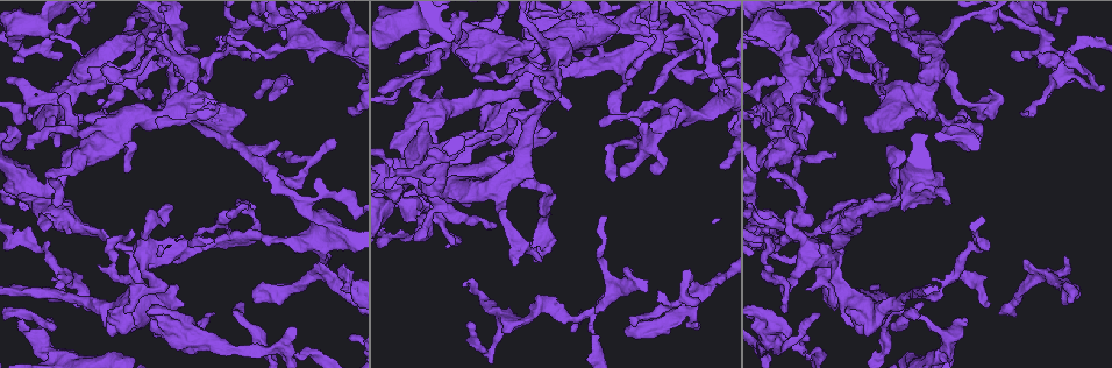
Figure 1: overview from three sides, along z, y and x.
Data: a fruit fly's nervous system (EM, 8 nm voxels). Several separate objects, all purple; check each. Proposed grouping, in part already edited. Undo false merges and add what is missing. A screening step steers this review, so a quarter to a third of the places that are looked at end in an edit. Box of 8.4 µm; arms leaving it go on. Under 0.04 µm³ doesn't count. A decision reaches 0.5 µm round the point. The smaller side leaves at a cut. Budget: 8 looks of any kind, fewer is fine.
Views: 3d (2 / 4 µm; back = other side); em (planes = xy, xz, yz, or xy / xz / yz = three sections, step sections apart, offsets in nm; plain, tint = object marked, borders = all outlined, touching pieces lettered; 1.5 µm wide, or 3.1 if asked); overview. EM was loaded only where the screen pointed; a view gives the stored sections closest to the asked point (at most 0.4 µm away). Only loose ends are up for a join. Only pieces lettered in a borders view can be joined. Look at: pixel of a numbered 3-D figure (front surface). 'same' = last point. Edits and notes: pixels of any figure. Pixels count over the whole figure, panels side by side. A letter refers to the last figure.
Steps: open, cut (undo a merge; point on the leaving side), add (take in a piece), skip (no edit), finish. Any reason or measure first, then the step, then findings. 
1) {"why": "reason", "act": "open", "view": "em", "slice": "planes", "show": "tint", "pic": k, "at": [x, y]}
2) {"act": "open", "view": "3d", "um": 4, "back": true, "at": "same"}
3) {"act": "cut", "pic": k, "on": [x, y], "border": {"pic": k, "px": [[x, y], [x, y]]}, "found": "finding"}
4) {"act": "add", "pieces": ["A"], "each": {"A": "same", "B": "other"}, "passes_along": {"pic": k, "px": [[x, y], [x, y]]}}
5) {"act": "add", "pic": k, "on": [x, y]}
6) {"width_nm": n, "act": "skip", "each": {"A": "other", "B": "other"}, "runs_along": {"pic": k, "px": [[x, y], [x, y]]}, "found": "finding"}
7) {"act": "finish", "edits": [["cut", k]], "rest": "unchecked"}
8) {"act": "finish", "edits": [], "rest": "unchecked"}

{"why": "branch stops here", "act": "open", "view": "em", "slice": "xy", "step": 8, "show": "tint", "pic": 1, "at": [52, 320]}

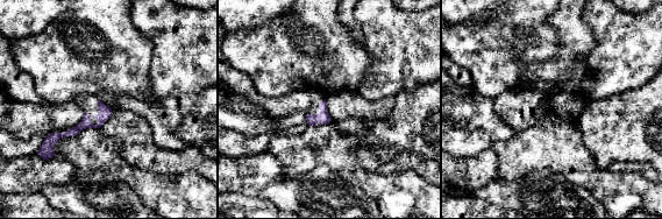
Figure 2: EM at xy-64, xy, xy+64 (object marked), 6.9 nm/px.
{"why": "another direction", "act": "open", "view": "em", "slice": "planes", "show": "borders", "at": "same"}

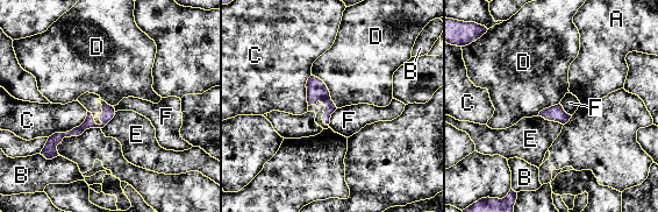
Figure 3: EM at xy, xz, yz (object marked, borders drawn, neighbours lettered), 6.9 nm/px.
{"act": "skip", "each": {"A": "other", "B": "other", "C": "other", "D": "other", "E": "other", "F": "other"}, "found": "no lettered piece goes on from it"}

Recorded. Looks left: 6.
{"why": "calibre changes", "act": "open", "view": "em", "slice": "planes", "show": "tint", "pic": 1, "at": [79, 159]}

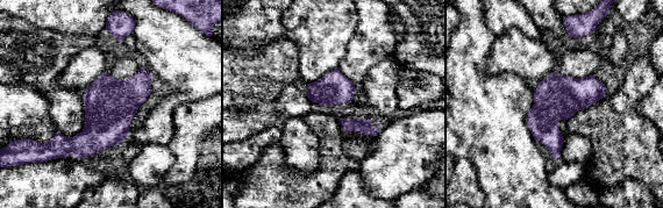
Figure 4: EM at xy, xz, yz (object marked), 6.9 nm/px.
{"why": "what lies round it", "act": "open", "view": "em", "slice": "planes", "show": "borders", "at": "same"}

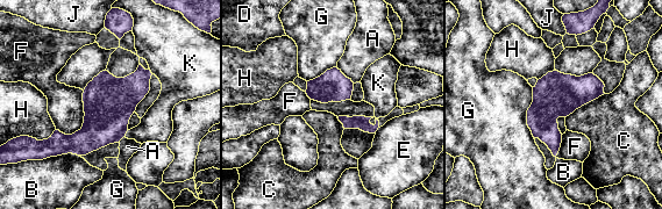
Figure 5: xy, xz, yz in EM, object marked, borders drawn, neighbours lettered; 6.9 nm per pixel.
{"width_nm": 60, "longest_contact_nm": ["G", 360], "act": "skip", "each": {"A": "other", "B": "other", "C": "other", "D": "other", "E": "other", "F": "other", "G": "other", "H": "other", "J": "other", "K": "other"}, "found": "one neuron here"}

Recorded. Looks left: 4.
{"why": "branch stops here", "act": "open", "view": "3d", "um": 4, "pic": 1, "at": [695, 325]}

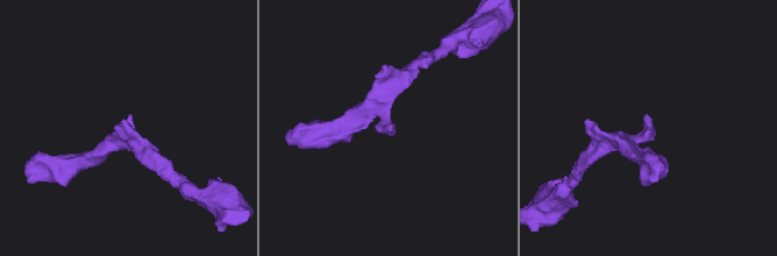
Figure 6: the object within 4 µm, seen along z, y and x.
{"act": "open", "view": "em", "slice": "xy", "step": 4, "show": "tint", "pic": 6, "at": [129, 114]}

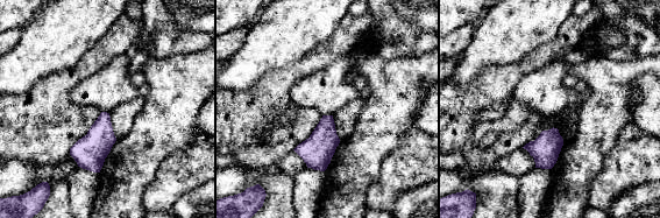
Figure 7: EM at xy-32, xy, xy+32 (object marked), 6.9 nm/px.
{"act": "open", "view": "em", "slice": "planes", "show": "borders", "at": "same"}

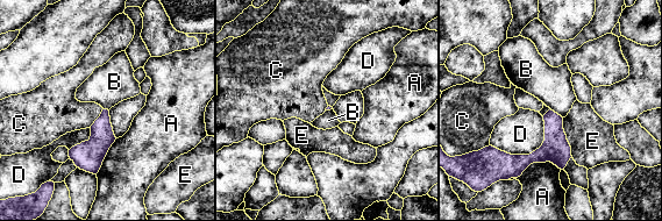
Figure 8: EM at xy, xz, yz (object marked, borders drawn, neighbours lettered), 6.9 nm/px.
{"longest_contact_nm": ["D", 420], "act": "skip", "each": {"A": "other", "B": "other", "C": "other", "D": "other", "E": "other"}, "border": {"pic": 8, "px": [[550, 108], [562, 118]]}, "found": "no lettered piece goes on from it"}

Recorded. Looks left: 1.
{"act": "finish", "edits": [], "rest": "unchecked"}

